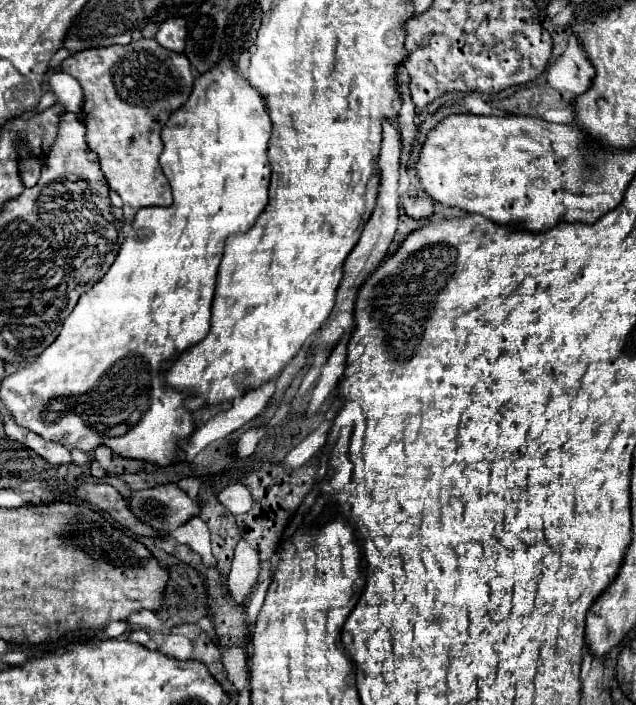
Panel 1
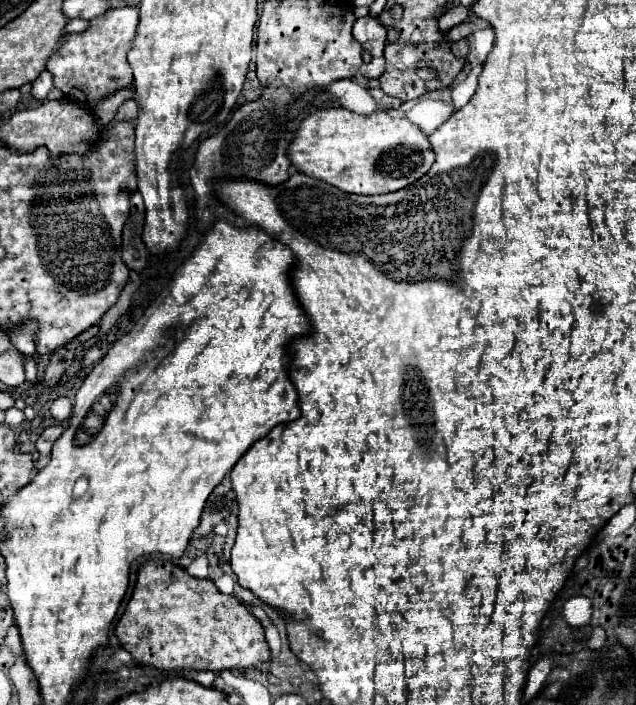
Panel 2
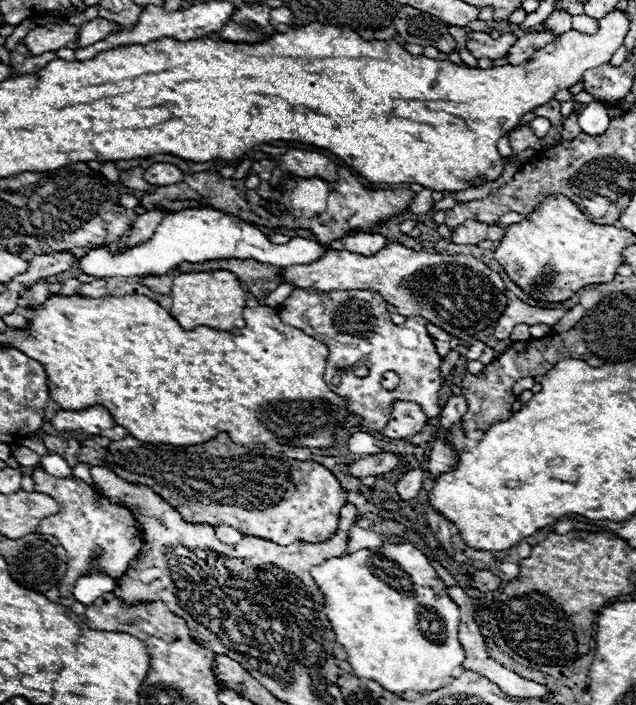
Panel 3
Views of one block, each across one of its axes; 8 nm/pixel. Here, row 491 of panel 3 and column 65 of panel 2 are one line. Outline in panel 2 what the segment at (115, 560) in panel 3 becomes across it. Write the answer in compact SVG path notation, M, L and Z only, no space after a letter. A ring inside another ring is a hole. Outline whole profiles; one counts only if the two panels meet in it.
M136 6L110 8L110 12L90 20L90 26L84 32L62 36L58 50L52 52L46 64L46 70L54 76L54 86L60 88L64 96L82 100L86 108L92 108L106 94L128 86L132 82L132 72L126 54L132 48L138 20Z

